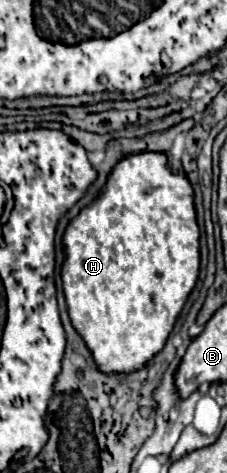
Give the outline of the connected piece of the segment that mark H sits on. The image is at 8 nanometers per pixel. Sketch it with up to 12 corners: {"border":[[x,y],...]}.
{"border":[[134,154],[64,232],[100,372],[162,352],[200,274],[194,192]]}

